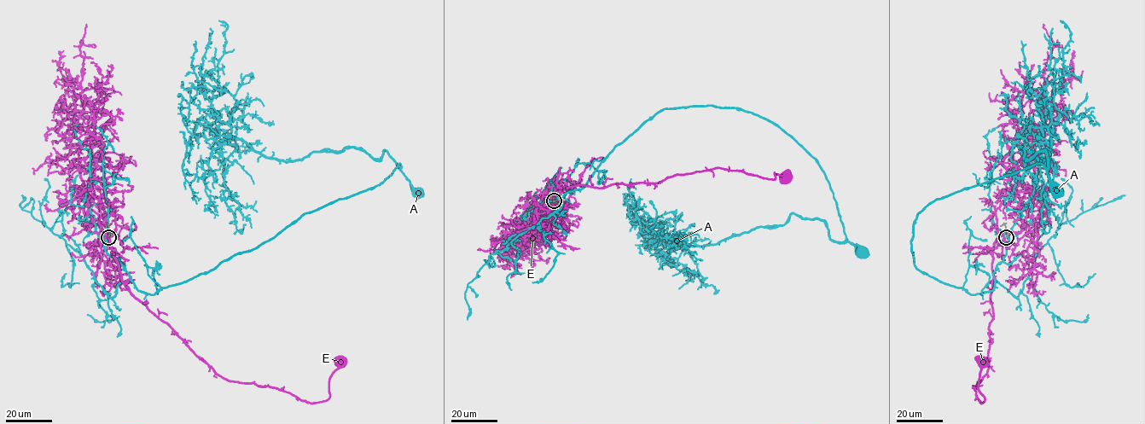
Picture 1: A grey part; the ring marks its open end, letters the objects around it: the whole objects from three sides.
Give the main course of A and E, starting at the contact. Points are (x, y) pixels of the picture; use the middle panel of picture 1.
A: (554, 201), (581, 189), (664, 109), (739, 107), (816, 159), (845, 241), (863, 252)
E: (554, 200), (558, 187), (658, 183), (675, 174), (722, 168), (771, 178), (774, 172), (786, 177)

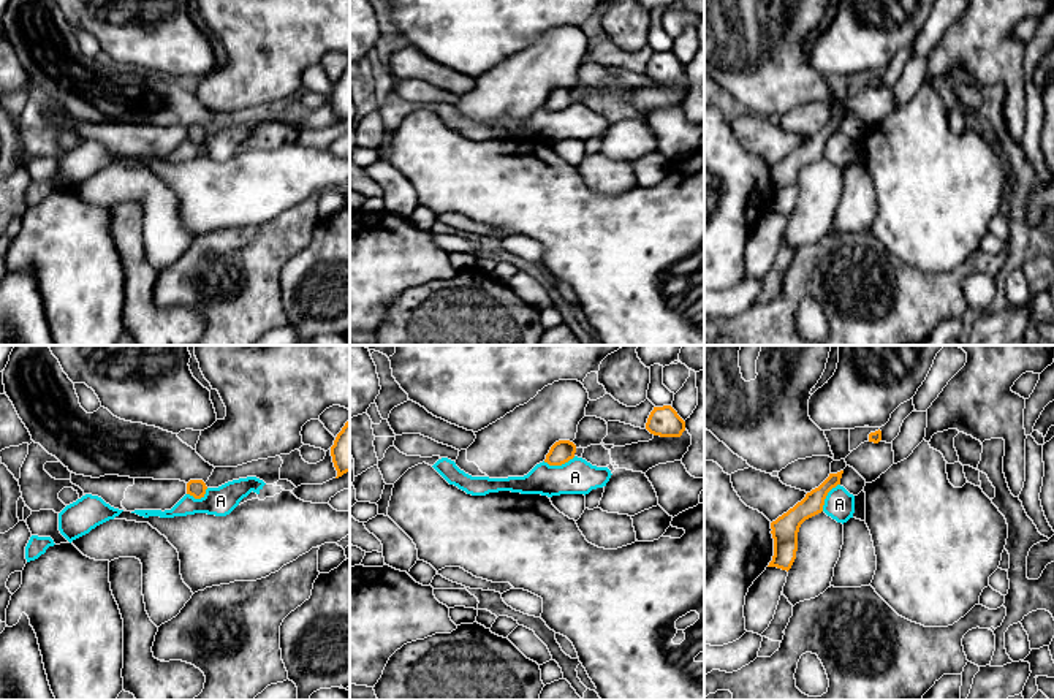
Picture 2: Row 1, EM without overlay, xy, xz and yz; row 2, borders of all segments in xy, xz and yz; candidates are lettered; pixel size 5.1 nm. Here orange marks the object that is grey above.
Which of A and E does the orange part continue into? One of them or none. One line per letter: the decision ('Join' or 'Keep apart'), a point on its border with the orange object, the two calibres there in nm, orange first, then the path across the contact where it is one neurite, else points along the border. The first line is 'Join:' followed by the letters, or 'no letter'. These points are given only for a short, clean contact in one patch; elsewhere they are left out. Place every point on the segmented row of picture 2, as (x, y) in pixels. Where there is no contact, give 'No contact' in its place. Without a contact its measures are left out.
Join: E
A: Keep apart. Touches orange at xz (559, 464). Thickness 110 nm (orange) against 180 nm. Boundary: xz (575, 456), (561, 464), (543, 461)
E: Join. No contact

